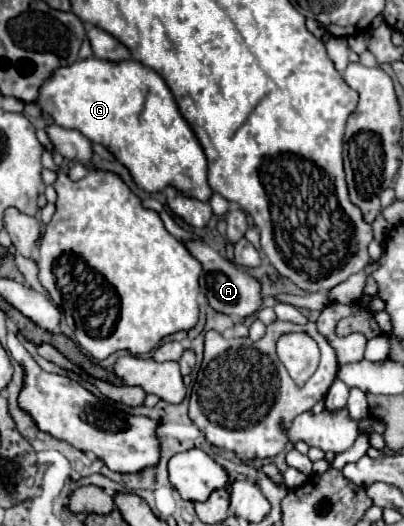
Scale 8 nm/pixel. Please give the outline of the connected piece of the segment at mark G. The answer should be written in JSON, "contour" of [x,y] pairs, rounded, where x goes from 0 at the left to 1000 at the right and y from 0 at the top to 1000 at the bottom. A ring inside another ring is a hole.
{"contour":[[[240,110],[196,114],[131,137],[106,160],[92,198],[141,240],[196,247],[225,270],[255,274],[359,365],[384,369],[428,354],[448,373],[517,384],[527,361],[512,350],[502,281],[448,221],[413,160],[374,129],[334,114],[295,122]]]}

